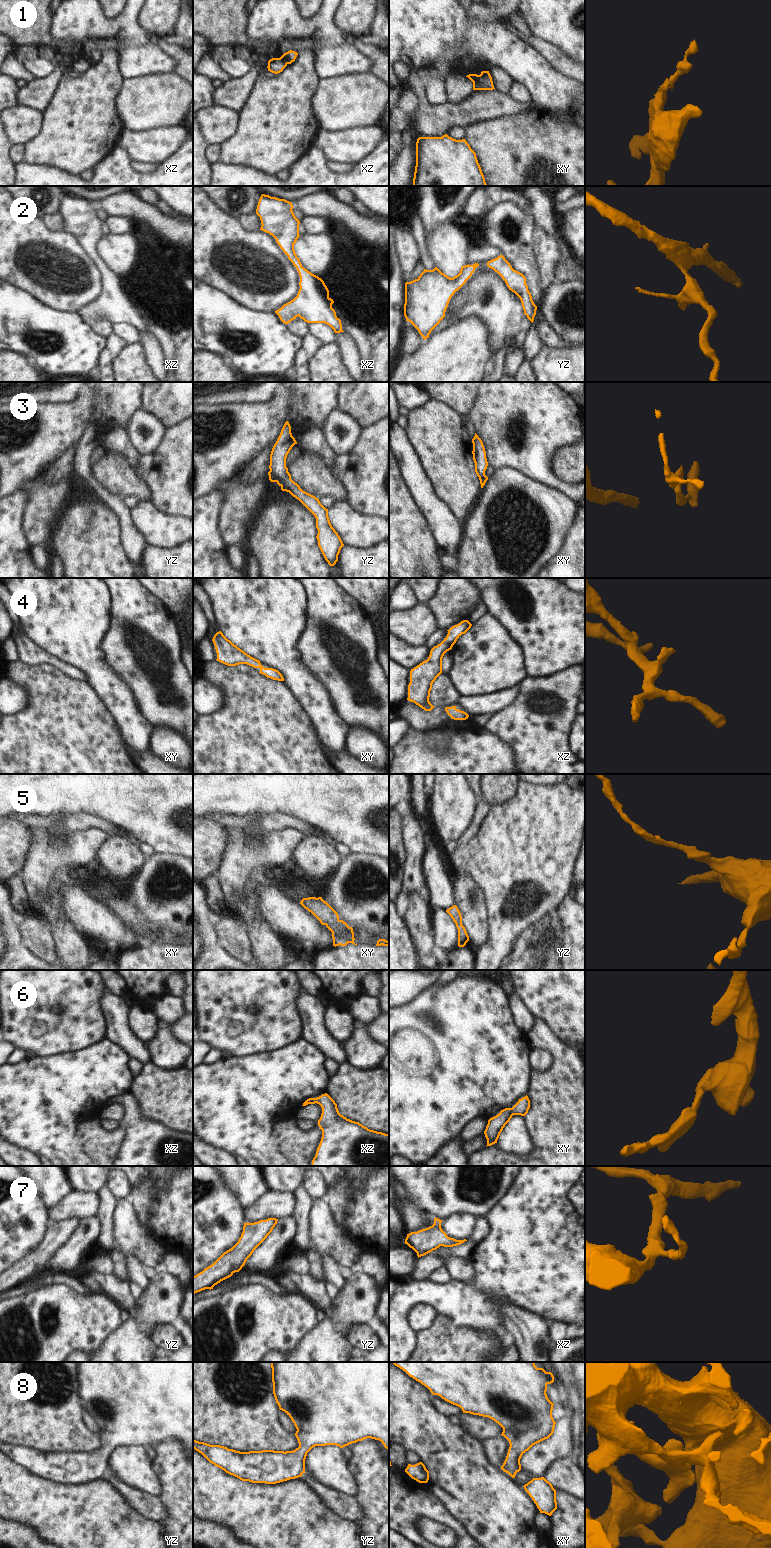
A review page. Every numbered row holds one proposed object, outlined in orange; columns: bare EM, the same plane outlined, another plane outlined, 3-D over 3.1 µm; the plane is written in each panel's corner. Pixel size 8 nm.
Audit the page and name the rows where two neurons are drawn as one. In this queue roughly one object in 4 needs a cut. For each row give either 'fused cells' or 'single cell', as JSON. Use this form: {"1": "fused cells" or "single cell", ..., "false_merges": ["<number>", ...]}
{"1": "fused cells", "2": "single cell", "3": "single cell", "4": "single cell", "5": "single cell", "6": "single cell", "7": "single cell", "8": "single cell", "false_merges": ["1"]}

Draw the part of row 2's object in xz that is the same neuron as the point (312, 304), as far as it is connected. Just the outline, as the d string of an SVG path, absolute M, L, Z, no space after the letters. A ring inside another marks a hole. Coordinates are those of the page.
M265 194L261 195L256 209L256 214L260 217L262 224L260 230L269 233L276 239L277 244L296 267L300 276L300 289L297 296L276 310L275 313L285 324L290 323L299 316L307 323L325 323L329 325L335 333L344 332L342 330L341 320L336 316L336 312L332 308L334 301L329 297L329 290L324 281L305 269L295 253L294 244L300 236L300 221L295 217L292 209L293 205L291 202Z

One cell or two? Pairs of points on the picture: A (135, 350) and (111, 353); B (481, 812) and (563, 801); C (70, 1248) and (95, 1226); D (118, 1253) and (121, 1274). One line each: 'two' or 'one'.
A: two
B: two
C: one
D: one

